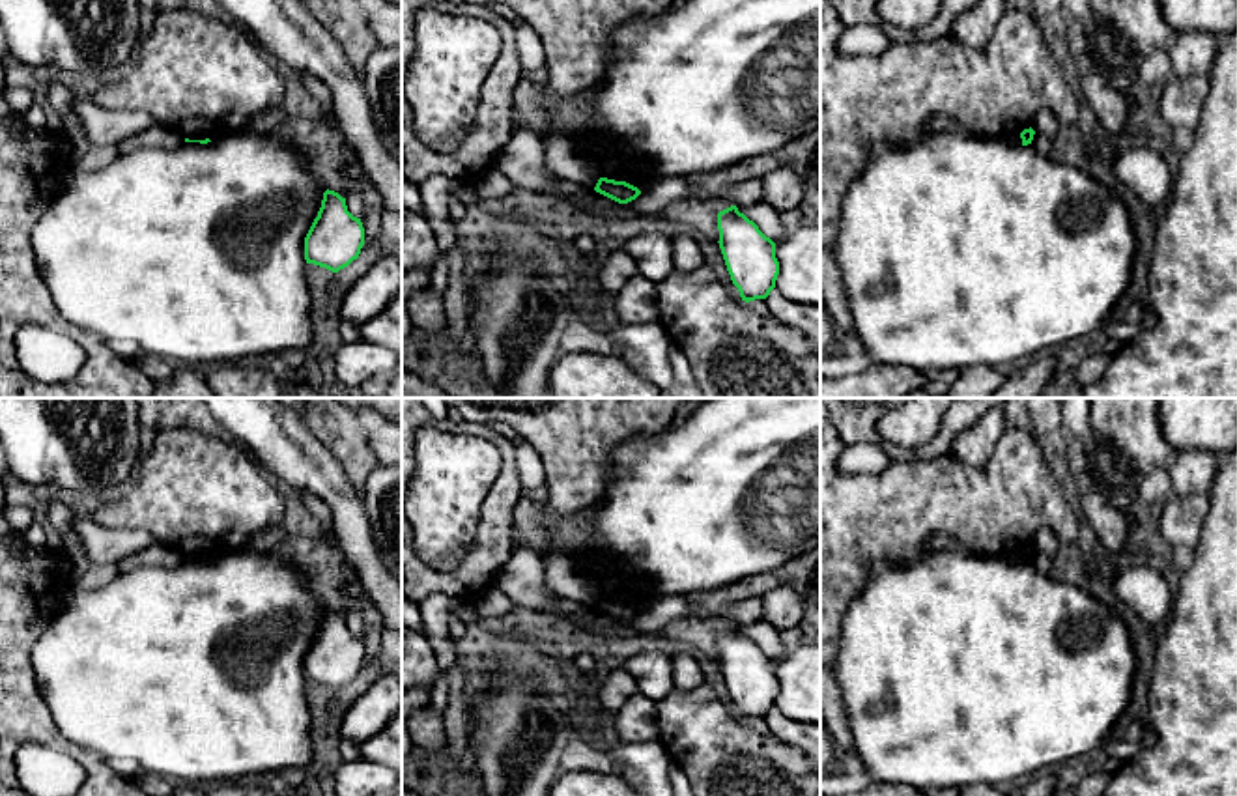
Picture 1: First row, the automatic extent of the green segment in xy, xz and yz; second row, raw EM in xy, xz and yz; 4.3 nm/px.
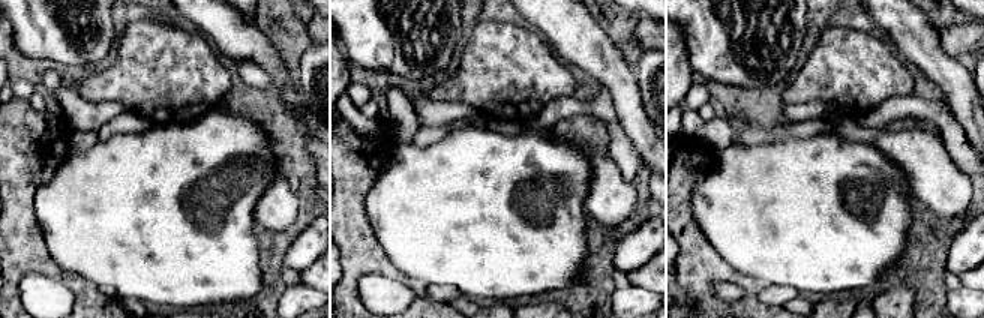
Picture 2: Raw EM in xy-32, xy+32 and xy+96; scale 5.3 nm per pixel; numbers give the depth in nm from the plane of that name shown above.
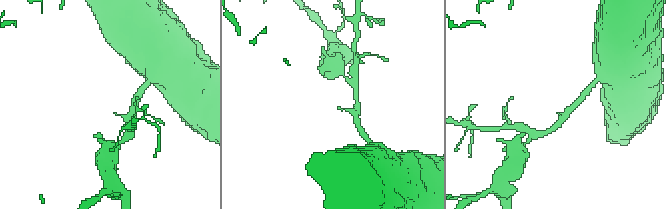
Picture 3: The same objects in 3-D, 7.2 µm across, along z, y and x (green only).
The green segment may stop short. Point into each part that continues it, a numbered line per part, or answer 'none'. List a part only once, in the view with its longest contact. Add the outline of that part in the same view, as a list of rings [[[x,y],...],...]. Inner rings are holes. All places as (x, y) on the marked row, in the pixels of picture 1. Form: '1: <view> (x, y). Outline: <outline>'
none

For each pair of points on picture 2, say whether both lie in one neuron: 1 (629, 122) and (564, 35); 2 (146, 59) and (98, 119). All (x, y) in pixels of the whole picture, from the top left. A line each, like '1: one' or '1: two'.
1: one
2: two

